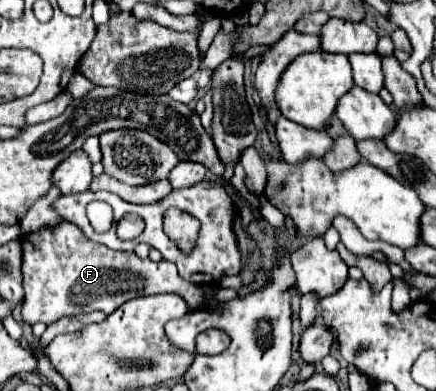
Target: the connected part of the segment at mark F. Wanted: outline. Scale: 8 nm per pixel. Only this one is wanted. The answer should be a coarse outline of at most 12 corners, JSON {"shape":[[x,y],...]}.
{"shape":[[69,221],[21,237],[21,321],[109,315],[141,295],[201,285],[85,239]]}

